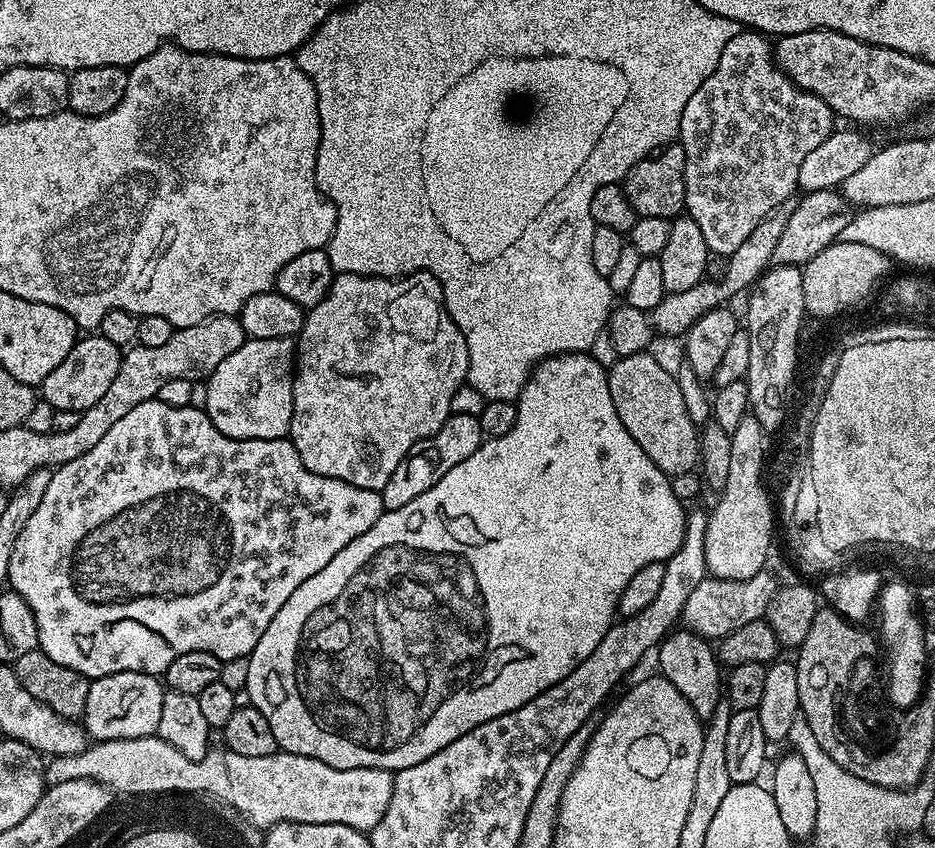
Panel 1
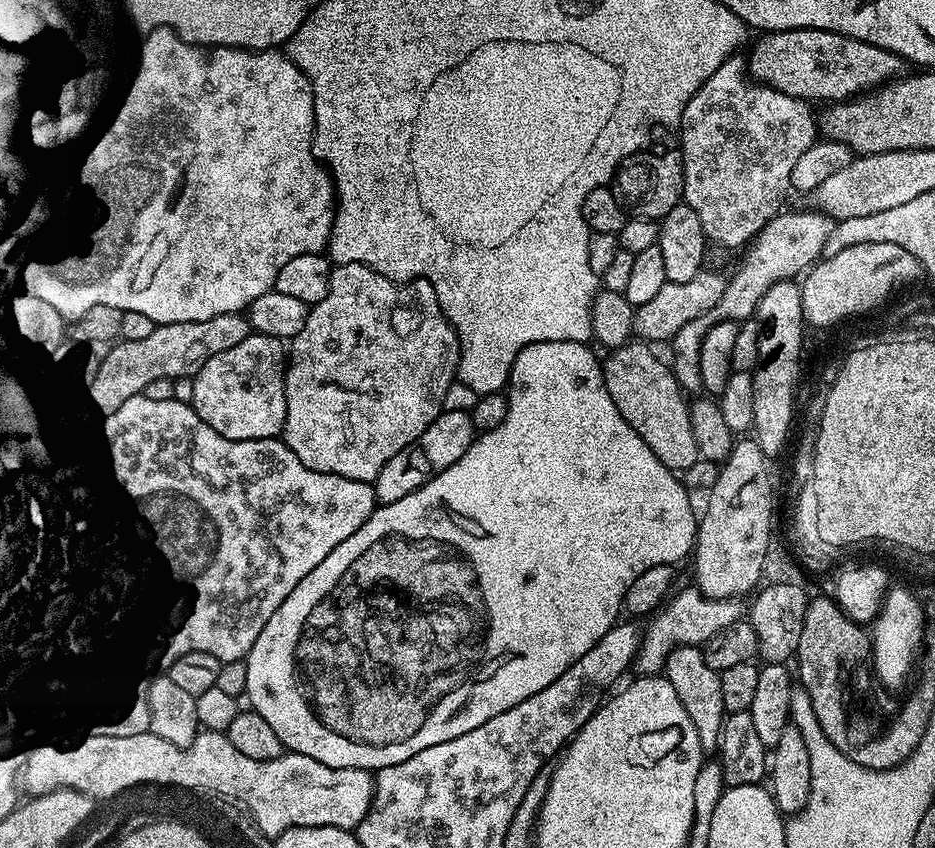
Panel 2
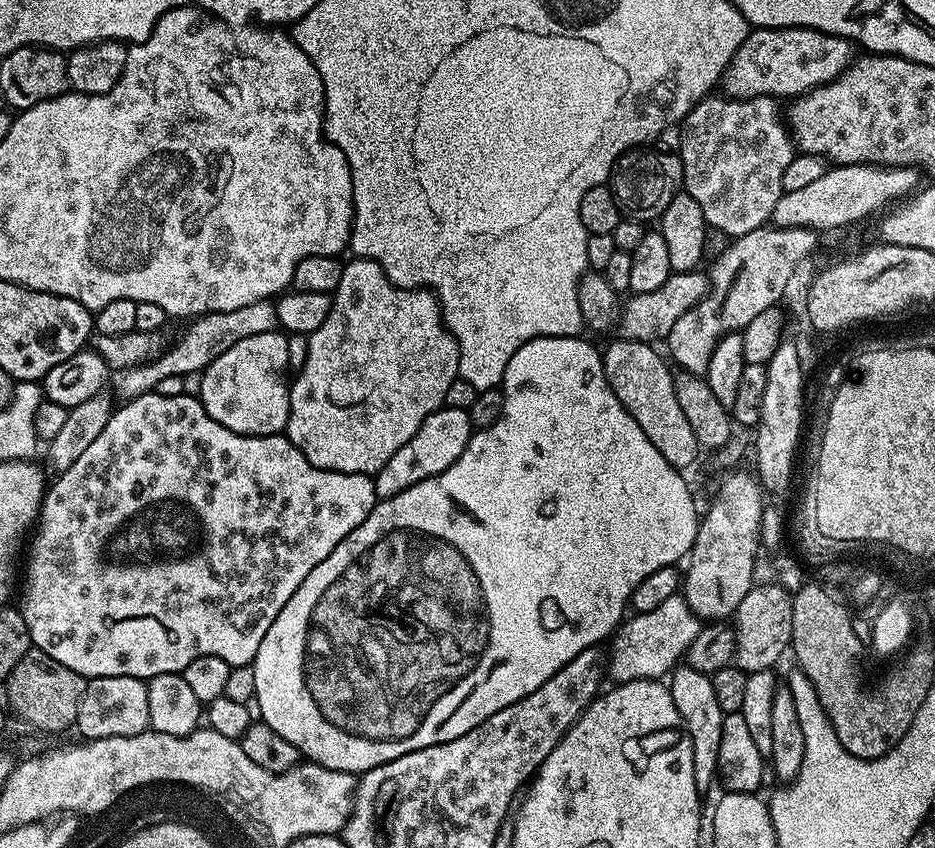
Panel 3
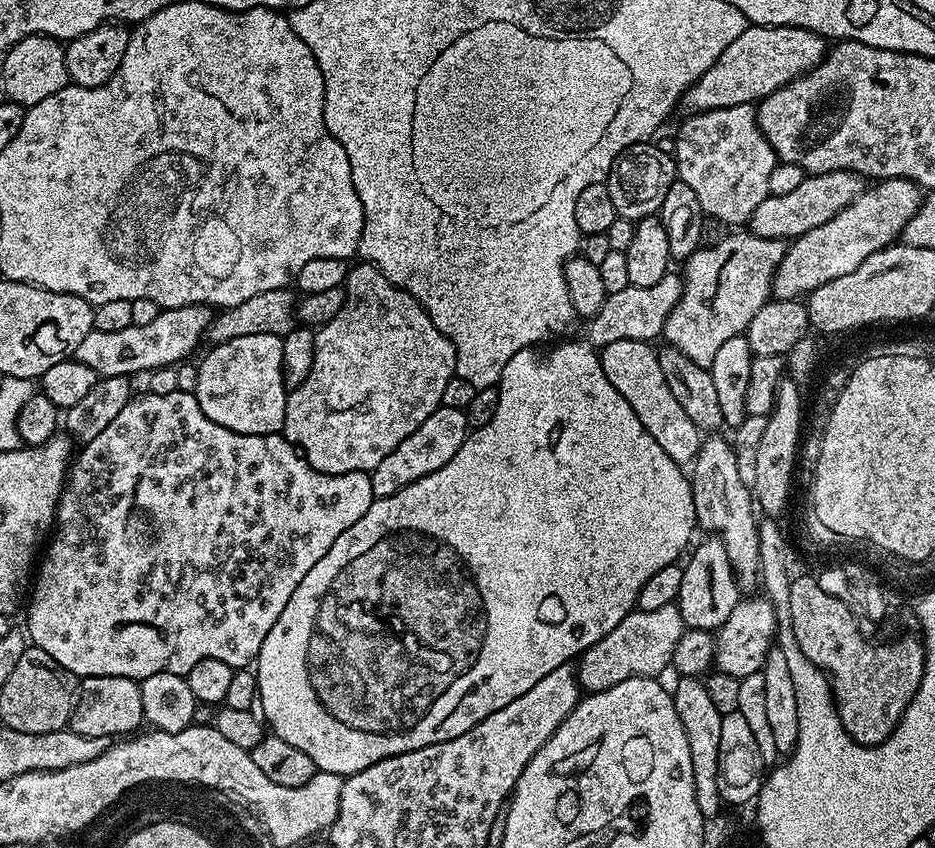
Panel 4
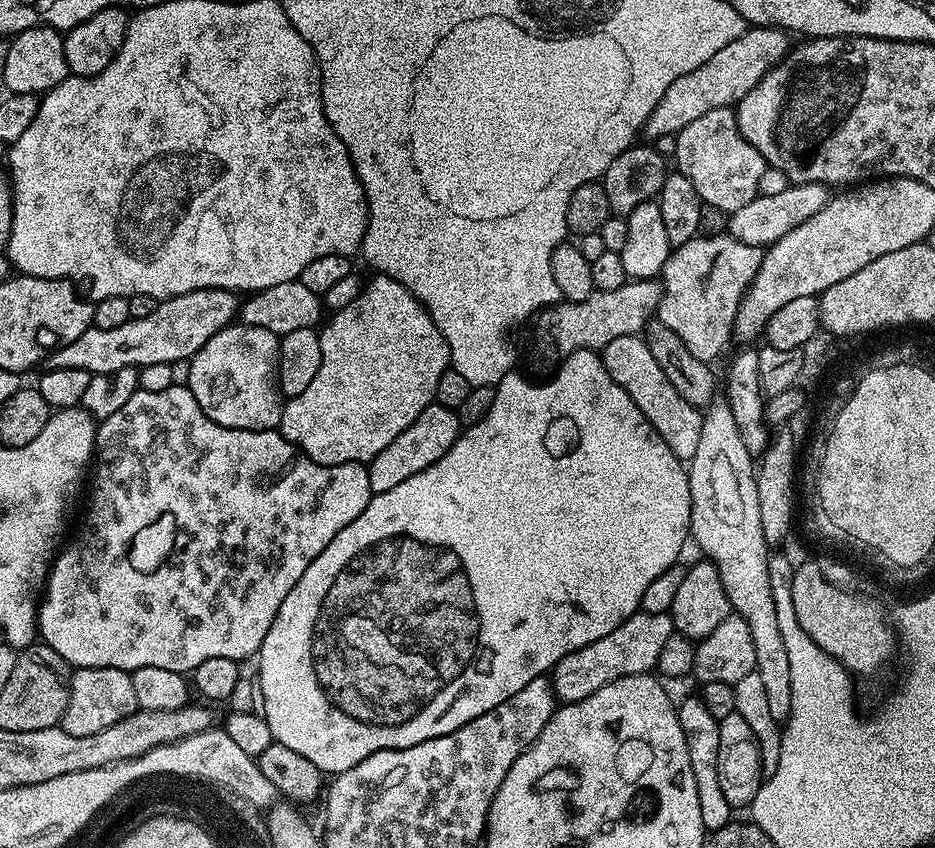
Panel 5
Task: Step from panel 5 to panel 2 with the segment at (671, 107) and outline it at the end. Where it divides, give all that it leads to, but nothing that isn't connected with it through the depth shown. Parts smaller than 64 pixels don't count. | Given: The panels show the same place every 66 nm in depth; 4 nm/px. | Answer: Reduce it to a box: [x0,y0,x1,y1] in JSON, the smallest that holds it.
[746,28,902,102]

